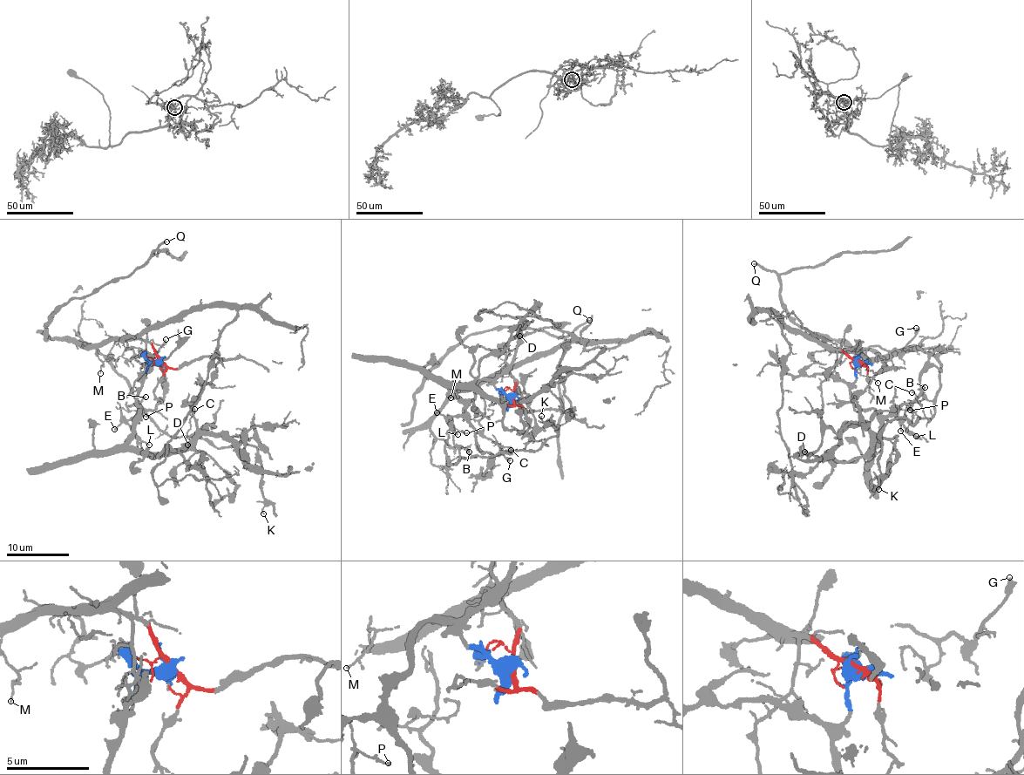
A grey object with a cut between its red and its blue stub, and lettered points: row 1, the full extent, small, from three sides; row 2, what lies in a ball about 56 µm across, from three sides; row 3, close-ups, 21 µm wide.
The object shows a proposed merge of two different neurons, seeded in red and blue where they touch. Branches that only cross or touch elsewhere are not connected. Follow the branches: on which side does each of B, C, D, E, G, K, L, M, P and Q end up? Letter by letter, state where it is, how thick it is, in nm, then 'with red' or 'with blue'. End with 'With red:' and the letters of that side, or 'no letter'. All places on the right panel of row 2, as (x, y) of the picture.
B: (925, 387) | 70 nm | with red
C: (912, 392) | 130 nm | with red
D: (804, 452) | 420 nm | with blue
E: (900, 431) | 190 nm | with blue
G: (916, 328) | 360 nm | with red
K: (878, 489) | 110 nm | with red
L: (916, 436) | 150 nm | with blue
M: (878, 383) | 90 nm | with red
P: (910, 410) | 120 nm | with red
Q: (754, 263) | 190 nm | with red
With red: B, C, G, K, M, P, Q

